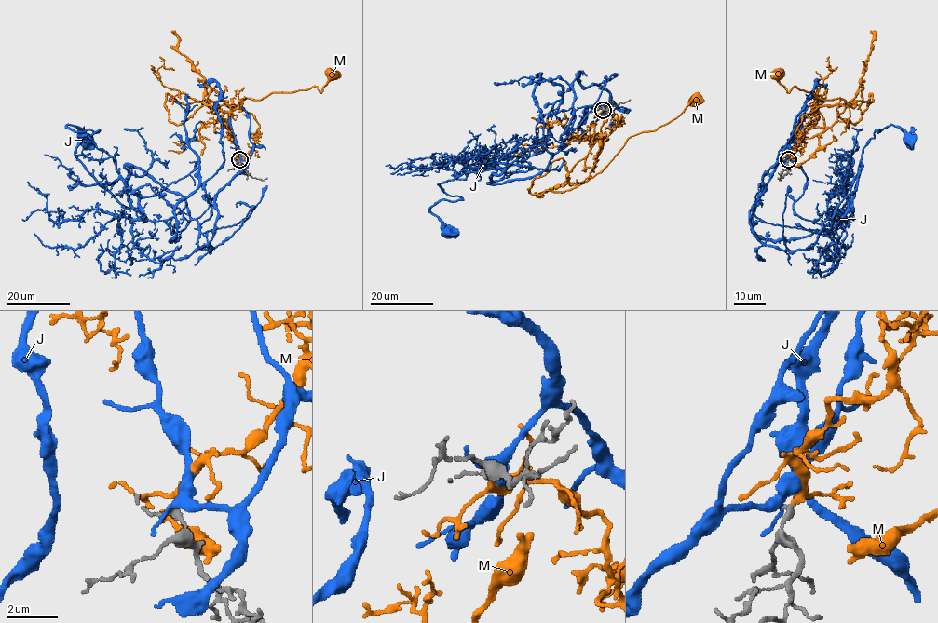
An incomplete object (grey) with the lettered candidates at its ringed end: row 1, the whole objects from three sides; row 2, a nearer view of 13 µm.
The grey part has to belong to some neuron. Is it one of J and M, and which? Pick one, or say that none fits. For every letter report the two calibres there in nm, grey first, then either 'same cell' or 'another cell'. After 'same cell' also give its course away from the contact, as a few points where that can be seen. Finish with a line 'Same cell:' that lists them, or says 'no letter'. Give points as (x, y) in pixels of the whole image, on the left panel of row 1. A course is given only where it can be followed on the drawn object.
J: 180 nm thick on the grey side, 240 nm on the other; another cell
M: 180 nm thick on the grey side, 200 nm on the other; same cell; it runs (238, 160), (259, 126), (227, 102), (320, 91), (331, 74)
Same cell: M

